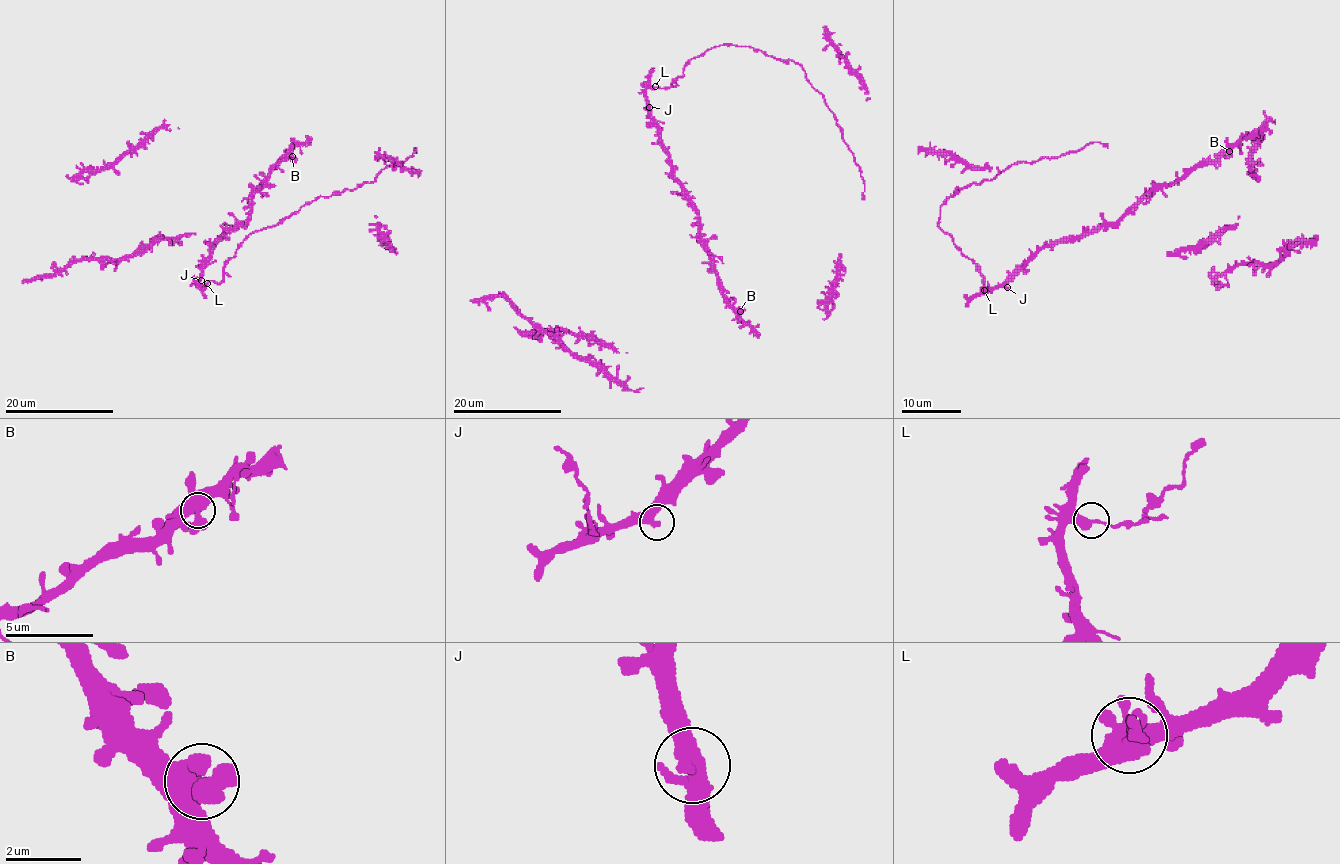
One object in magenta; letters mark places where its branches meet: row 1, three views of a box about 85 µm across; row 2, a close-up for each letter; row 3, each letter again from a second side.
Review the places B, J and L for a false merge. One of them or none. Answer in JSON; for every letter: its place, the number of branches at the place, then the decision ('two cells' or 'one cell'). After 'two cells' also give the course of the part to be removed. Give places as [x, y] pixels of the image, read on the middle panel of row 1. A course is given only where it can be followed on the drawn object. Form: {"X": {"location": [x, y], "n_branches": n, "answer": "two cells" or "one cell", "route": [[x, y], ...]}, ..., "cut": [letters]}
{"B": {"location": [740, 311], "n_branches": 2, "answer": "one cell"}, "J": {"location": [649, 107], "n_branches": 2, "answer": "one cell"}, "L": {"location": [655, 86], "n_branches": 2, "answer": "two cells", "route": [[654, 87], [668, 88], [685, 65], [721, 45], [749, 46], [797, 62], [833, 114], [859, 167], [864, 199]]}, "cut": ["L"]}

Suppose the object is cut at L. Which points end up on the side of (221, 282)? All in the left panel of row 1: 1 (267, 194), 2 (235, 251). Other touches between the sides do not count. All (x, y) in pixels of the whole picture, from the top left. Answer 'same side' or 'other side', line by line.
1: other side
2: same side

